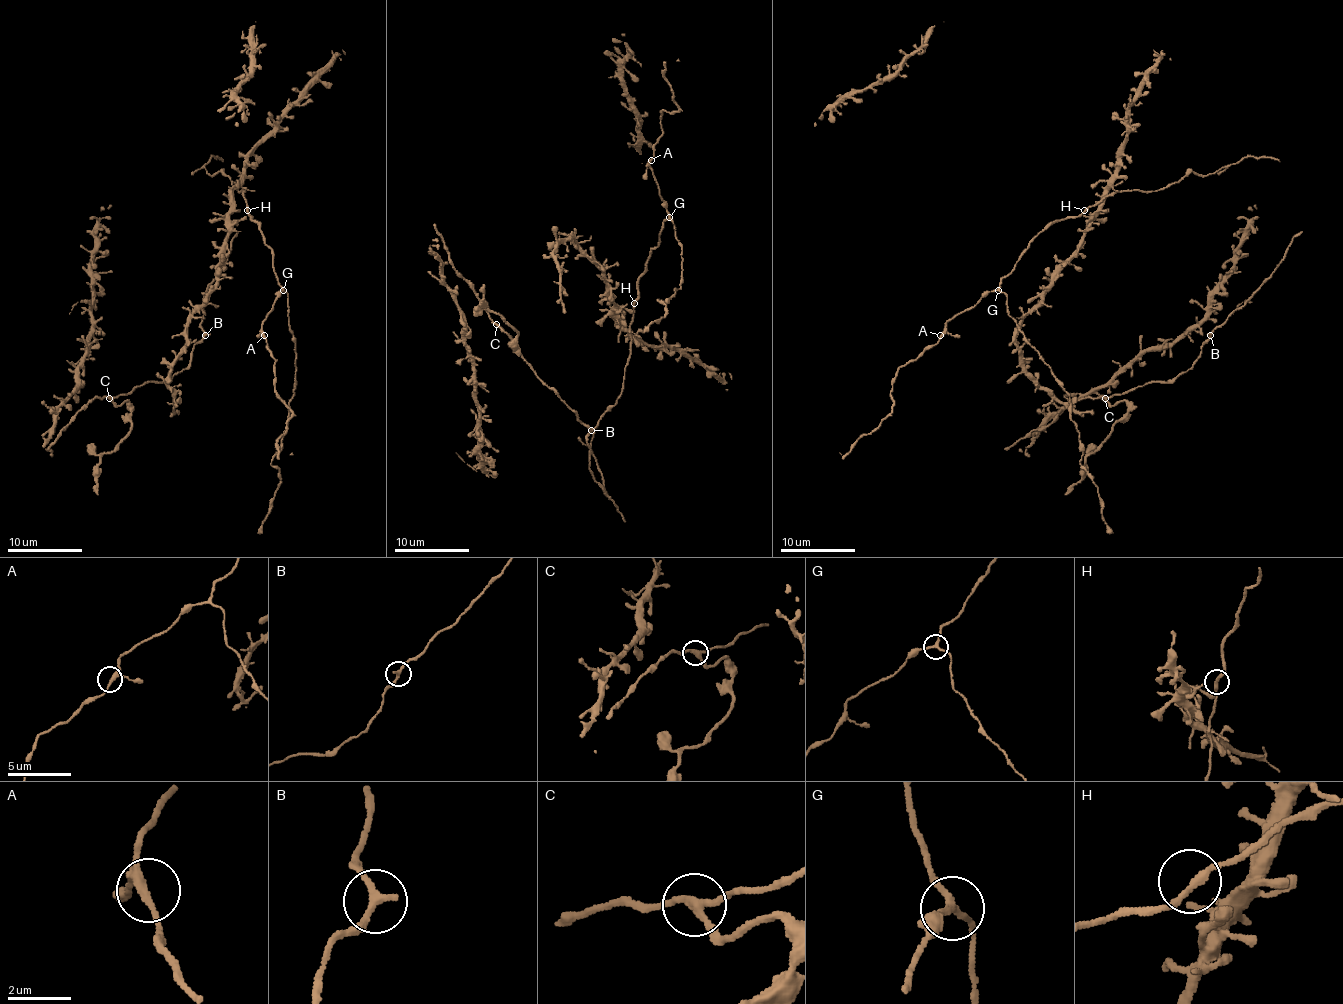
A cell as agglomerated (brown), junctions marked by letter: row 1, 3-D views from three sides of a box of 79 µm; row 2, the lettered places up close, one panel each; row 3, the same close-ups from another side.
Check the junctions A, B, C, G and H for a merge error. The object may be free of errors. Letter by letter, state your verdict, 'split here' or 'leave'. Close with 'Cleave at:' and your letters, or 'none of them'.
A: leave
B: leave
C: split here
G: leave
H: leave
Cleave at: C

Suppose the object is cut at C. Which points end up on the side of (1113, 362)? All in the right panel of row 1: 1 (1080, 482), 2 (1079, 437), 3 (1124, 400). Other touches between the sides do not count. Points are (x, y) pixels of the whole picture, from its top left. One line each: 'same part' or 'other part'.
1: other part
2: same part
3: other part

